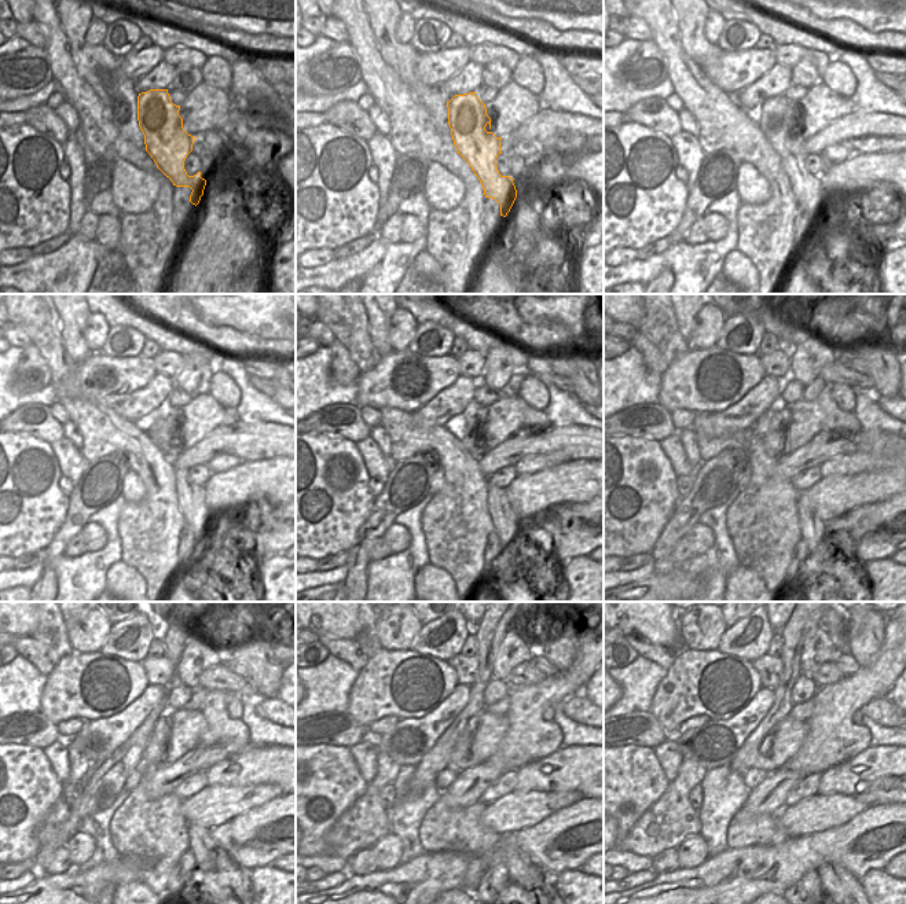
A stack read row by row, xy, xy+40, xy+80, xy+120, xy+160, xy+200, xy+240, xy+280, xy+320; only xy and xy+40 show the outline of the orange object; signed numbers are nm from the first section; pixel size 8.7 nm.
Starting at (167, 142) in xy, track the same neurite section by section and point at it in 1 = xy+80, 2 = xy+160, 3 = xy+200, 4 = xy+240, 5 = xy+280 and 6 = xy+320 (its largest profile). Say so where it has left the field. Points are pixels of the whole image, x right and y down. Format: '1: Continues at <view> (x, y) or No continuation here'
1: Continues at xy+80 (777, 118)
2: Continues at xy+160 (505, 524)
3: Continues at xy+200 (813, 529)
4: Continues at xy+240 (200, 842)
5: Continues at xy+280 (521, 870)
6: Continues at xy+320 (836, 881)

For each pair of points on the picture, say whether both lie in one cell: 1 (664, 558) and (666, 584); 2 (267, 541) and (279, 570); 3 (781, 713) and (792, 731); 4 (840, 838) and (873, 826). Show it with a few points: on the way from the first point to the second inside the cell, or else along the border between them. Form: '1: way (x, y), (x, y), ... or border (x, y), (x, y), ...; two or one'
1: border (675, 565), (666, 572), (655, 573); two
2: border (278, 554), (270, 554), (256, 563); two
3: border (787, 715), (769, 731); two
4: way (848, 838), (854, 838), (865, 830); one

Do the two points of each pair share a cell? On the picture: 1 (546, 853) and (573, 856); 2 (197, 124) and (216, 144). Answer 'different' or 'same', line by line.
1: same
2: different

